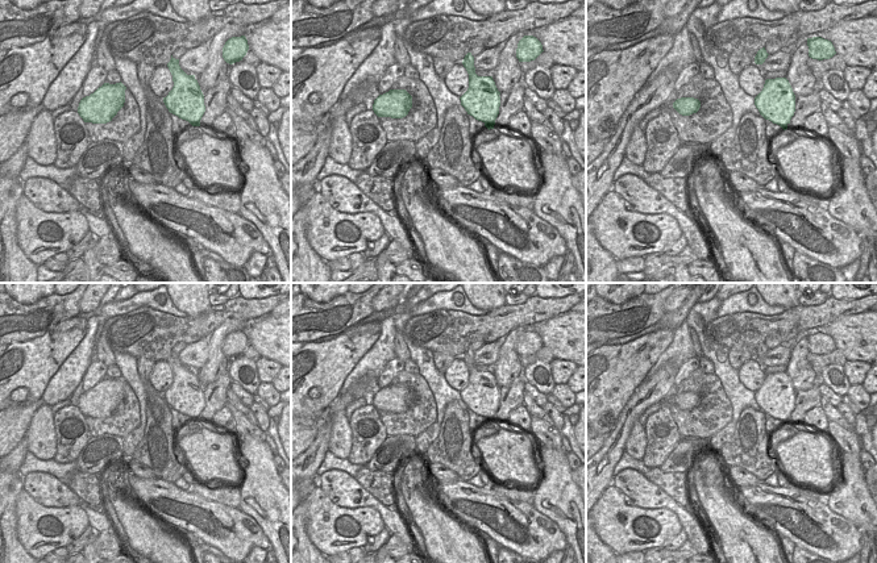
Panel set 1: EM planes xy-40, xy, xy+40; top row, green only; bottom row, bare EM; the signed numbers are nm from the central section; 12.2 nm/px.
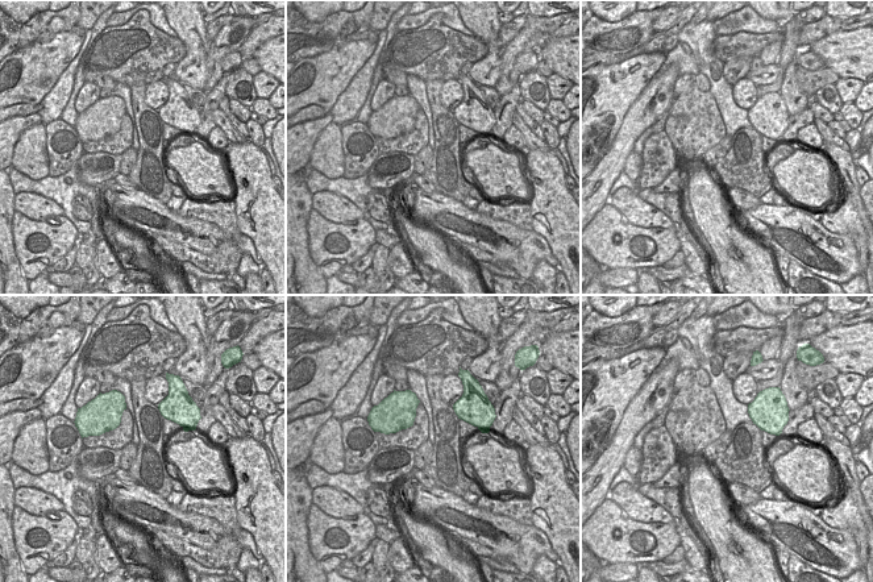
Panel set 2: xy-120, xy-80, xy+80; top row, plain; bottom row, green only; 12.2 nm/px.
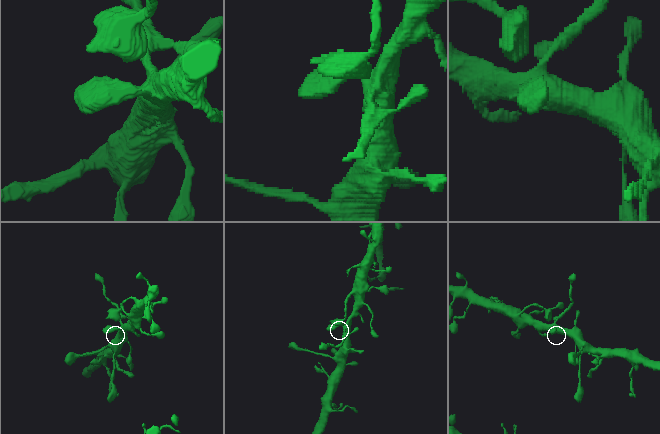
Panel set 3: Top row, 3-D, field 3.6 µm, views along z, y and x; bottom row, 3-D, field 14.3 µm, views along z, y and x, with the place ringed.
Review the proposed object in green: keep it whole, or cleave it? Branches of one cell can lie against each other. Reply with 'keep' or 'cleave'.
keep

